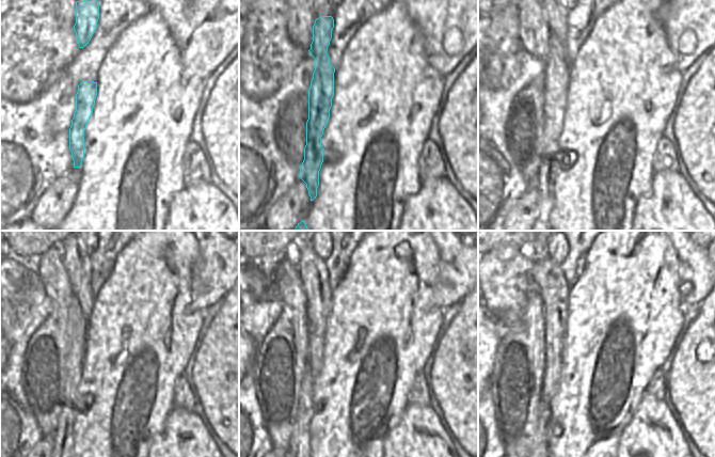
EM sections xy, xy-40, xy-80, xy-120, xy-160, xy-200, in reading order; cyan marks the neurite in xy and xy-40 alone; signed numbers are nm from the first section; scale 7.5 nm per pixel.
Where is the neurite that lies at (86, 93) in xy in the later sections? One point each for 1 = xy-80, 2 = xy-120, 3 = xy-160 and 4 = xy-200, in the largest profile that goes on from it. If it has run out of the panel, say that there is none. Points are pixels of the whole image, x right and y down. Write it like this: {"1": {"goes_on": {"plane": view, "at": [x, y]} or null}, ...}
{"1": {"goes_on": {"plane": "xy-80", "at": [557, 69]}}, "2": {"goes_on": {"plane": "xy-120", "at": [72, 404]}}, "3": {"goes_on": {"plane": "xy-160", "at": [300, 446]}}, "4": {"goes_on": {"plane": "xy-200", "at": [540, 447]}}}

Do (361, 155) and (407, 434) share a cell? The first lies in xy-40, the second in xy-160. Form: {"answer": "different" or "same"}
{"answer": "different"}

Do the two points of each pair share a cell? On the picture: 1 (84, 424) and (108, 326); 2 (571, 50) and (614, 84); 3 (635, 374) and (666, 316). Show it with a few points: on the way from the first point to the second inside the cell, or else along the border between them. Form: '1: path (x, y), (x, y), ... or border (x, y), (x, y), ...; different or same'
1: path (107, 399), (107, 350); same
2: border (590, 33), (571, 63); different
3: path (635, 360), (635, 347), (652, 330); same

